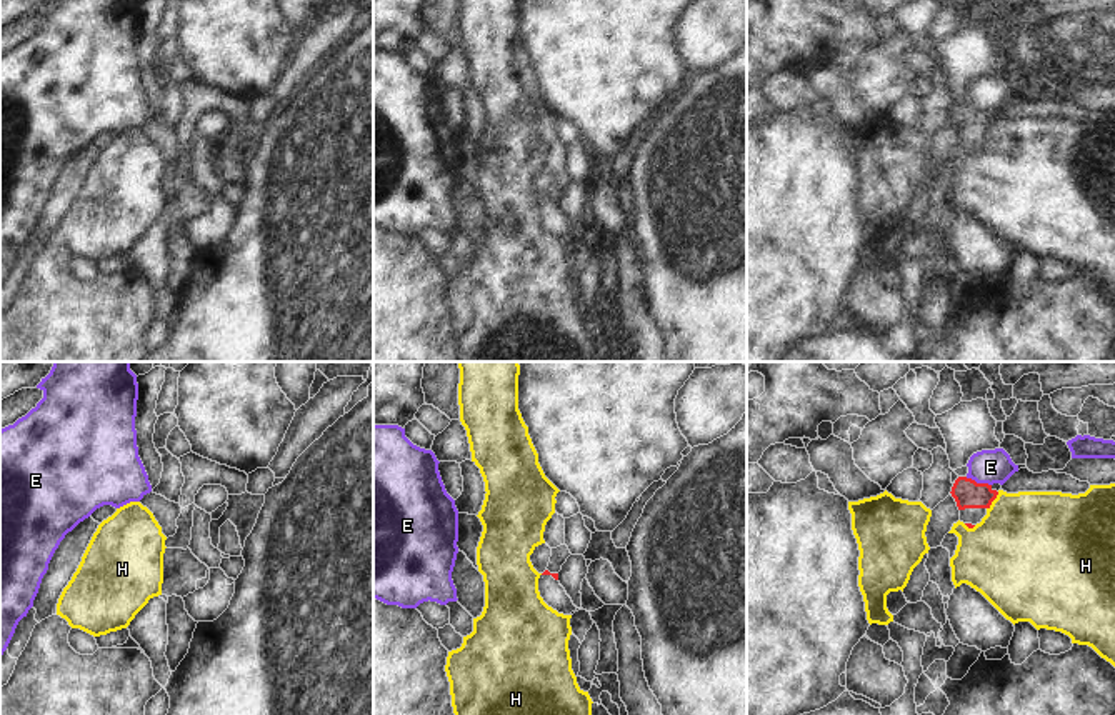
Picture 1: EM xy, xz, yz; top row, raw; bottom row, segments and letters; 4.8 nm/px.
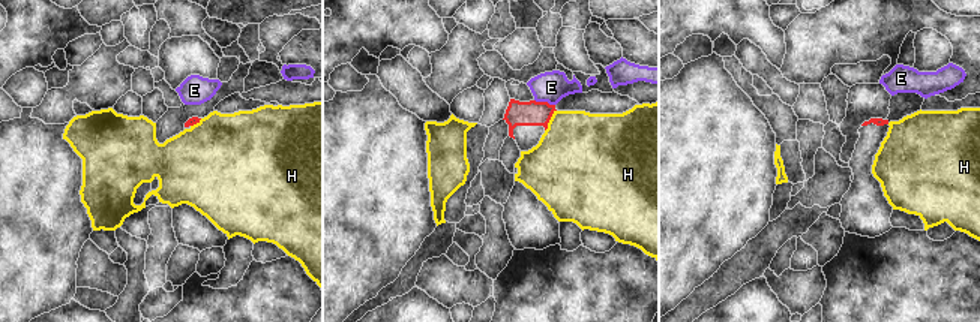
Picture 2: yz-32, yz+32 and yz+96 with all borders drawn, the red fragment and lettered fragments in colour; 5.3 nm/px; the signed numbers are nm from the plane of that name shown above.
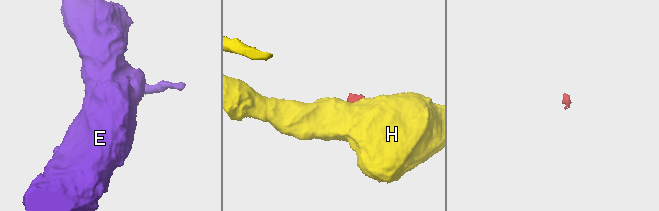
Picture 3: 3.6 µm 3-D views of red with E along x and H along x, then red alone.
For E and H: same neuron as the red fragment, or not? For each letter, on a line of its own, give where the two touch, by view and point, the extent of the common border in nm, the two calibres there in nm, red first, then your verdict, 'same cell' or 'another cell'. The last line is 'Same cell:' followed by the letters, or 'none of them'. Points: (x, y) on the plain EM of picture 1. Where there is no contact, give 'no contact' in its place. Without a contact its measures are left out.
E: contact yz (979, 110); length 130 nm; calibres 140 and 160 nm; another cell
H: contact yz (994, 125); length 110 nm; calibres 140 and 460 nm; another cell
Same cell: none of them

